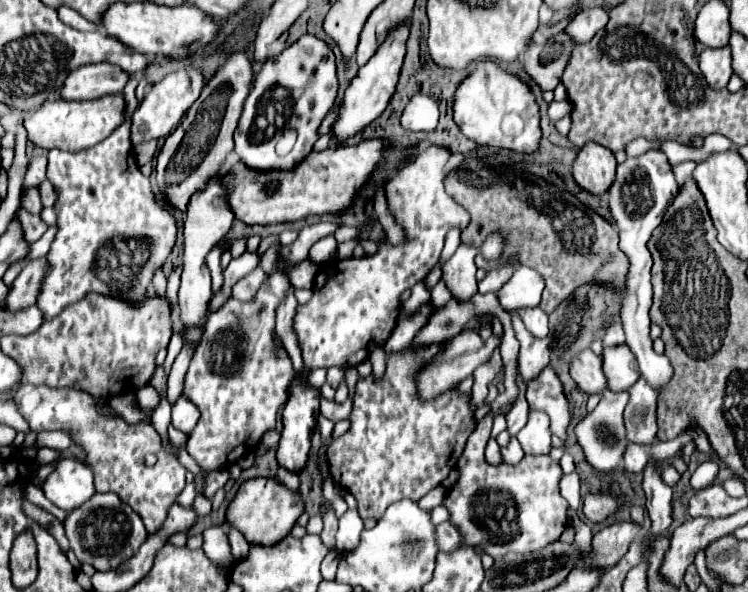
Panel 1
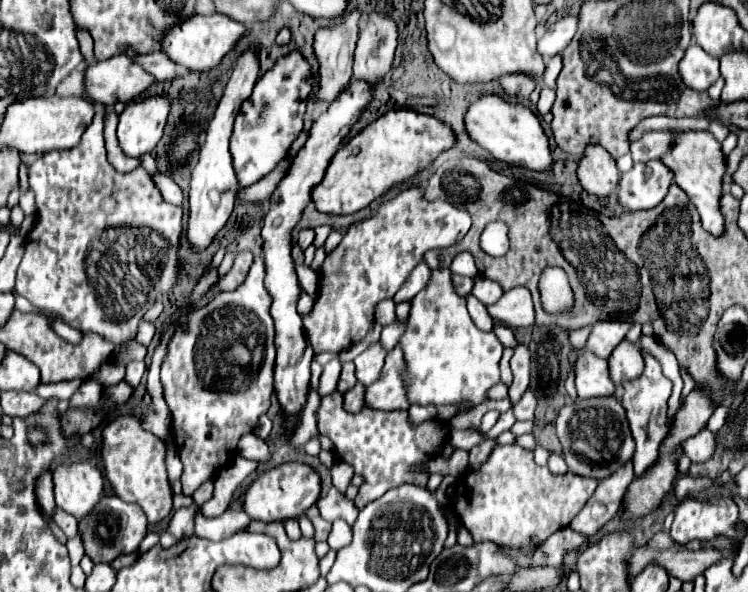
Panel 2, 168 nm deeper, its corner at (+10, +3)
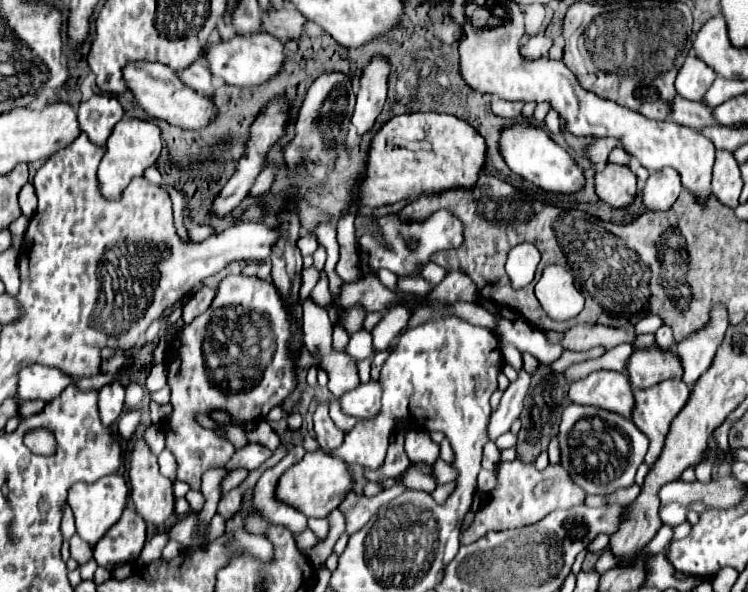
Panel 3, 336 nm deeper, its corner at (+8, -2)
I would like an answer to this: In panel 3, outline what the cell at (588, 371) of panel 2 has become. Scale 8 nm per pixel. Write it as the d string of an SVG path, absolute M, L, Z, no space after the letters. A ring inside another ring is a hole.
M594 371L588 377L570 385L570 399L580 405L594 405L606 411L614 411L622 417L632 417L634 393L626 373L618 371Z

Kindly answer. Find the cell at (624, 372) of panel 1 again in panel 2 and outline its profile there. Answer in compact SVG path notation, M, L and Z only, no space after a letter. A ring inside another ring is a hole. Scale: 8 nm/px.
M622 340L608 358L610 380L616 386L620 386L622 382L640 376L640 370L644 370L644 362L640 358L640 348L628 340Z

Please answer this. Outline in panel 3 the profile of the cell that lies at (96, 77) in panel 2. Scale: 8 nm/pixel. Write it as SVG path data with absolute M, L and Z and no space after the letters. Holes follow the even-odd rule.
M130 63L124 75L134 99L138 99L138 105L154 119L166 121L180 129L204 129L216 117L216 107L212 99L198 95L194 89L182 83L170 67L162 63Z

